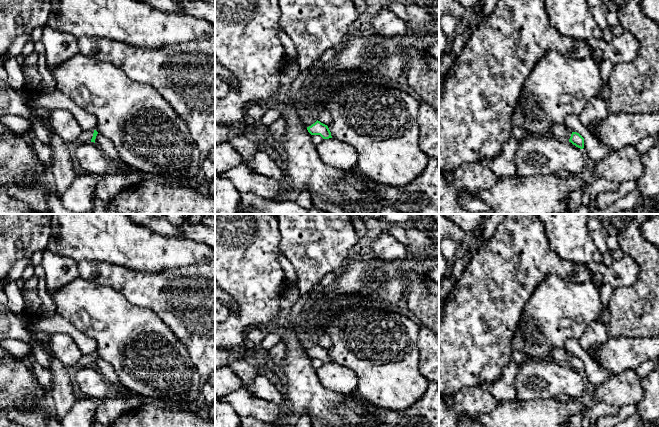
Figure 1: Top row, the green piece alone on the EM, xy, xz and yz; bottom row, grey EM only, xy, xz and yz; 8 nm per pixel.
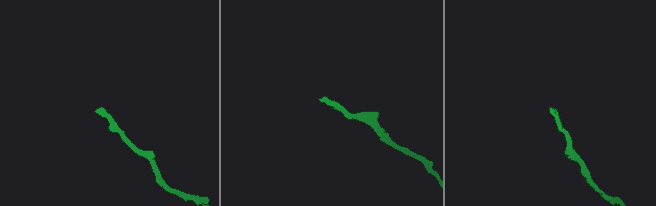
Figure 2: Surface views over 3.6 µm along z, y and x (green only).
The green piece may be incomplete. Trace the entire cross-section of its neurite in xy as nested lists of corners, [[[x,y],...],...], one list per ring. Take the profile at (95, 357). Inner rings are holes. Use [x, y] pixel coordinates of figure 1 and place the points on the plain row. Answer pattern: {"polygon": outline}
{"polygon": [[[88,354],[88,355],[82,355],[82,357],[79,359],[78,364],[83,366],[94,366],[97,360],[98,356],[96,354]]]}

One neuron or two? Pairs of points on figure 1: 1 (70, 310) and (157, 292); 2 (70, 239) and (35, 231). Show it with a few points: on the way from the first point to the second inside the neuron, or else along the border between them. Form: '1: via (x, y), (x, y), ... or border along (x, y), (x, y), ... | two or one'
1: border along (107, 285), (118, 290), (131, 303), (148, 308) | two
2: border along (51, 224), (51, 232), (45, 248) | two

